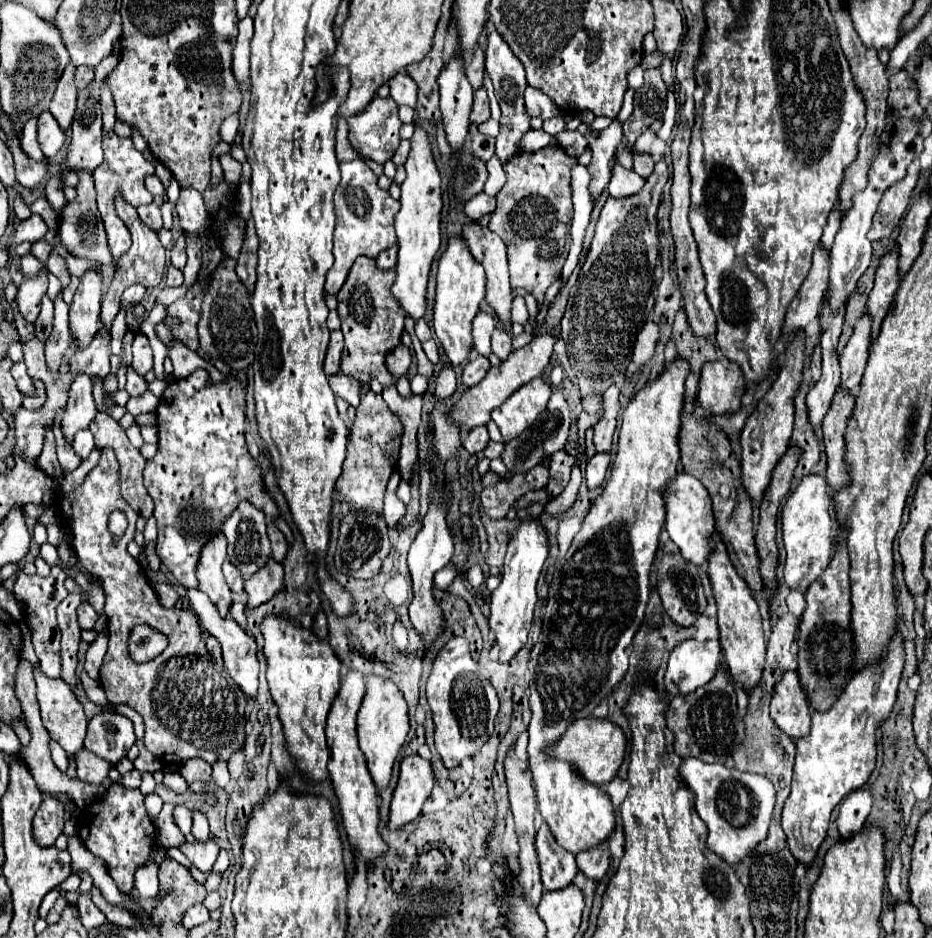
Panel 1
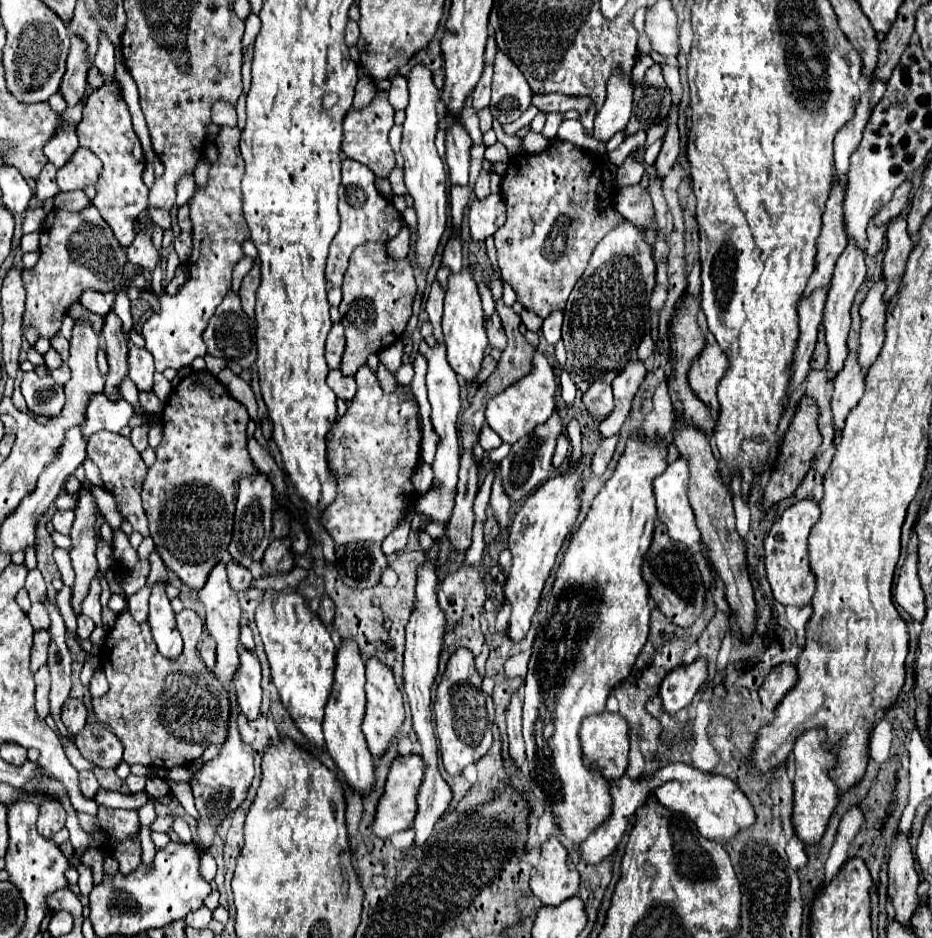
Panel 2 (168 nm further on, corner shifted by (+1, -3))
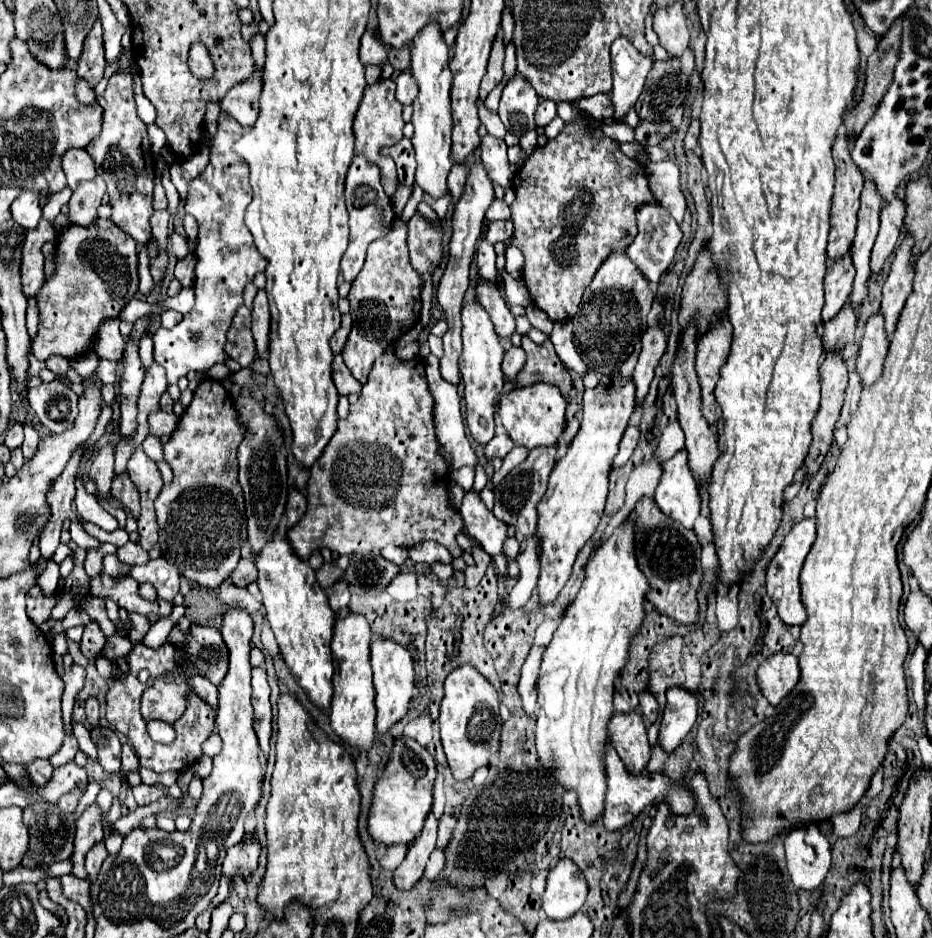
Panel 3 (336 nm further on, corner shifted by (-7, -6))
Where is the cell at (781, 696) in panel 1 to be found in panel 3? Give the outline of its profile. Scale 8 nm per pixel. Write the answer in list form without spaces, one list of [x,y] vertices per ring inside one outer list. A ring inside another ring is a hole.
[[[777,652],[757,668],[757,684],[769,704],[777,706],[799,682],[797,656]]]

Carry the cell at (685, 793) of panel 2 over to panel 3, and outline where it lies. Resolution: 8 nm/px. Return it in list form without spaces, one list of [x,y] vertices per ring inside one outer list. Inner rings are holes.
[[[605,742],[603,766],[605,766],[605,776],[607,776],[607,794],[605,794],[605,808],[603,808],[603,824],[605,824],[607,830],[617,830],[617,828],[629,824],[651,802],[669,802],[671,810],[677,812],[677,814],[689,814],[695,808],[695,800],[693,800],[691,792],[685,786],[673,784],[663,774],[651,774],[647,770],[643,770],[641,774],[627,772],[625,764],[621,762],[621,758],[617,756],[615,748],[609,742]]]

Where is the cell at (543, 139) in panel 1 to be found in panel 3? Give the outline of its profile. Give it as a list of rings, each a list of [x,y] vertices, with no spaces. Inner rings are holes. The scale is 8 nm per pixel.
[[[482,105],[478,107],[478,116],[490,135],[501,138],[501,125],[504,124],[497,113],[490,112],[490,110]]]

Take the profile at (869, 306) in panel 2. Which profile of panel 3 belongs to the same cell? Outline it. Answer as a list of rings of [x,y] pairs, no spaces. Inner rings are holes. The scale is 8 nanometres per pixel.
[[[905,236],[901,246],[895,252],[895,258],[891,262],[891,272],[889,278],[883,284],[883,302],[881,310],[885,316],[885,330],[889,336],[895,332],[897,318],[913,292],[913,276],[915,276],[915,266],[911,262],[911,248],[913,248],[913,236]]]

